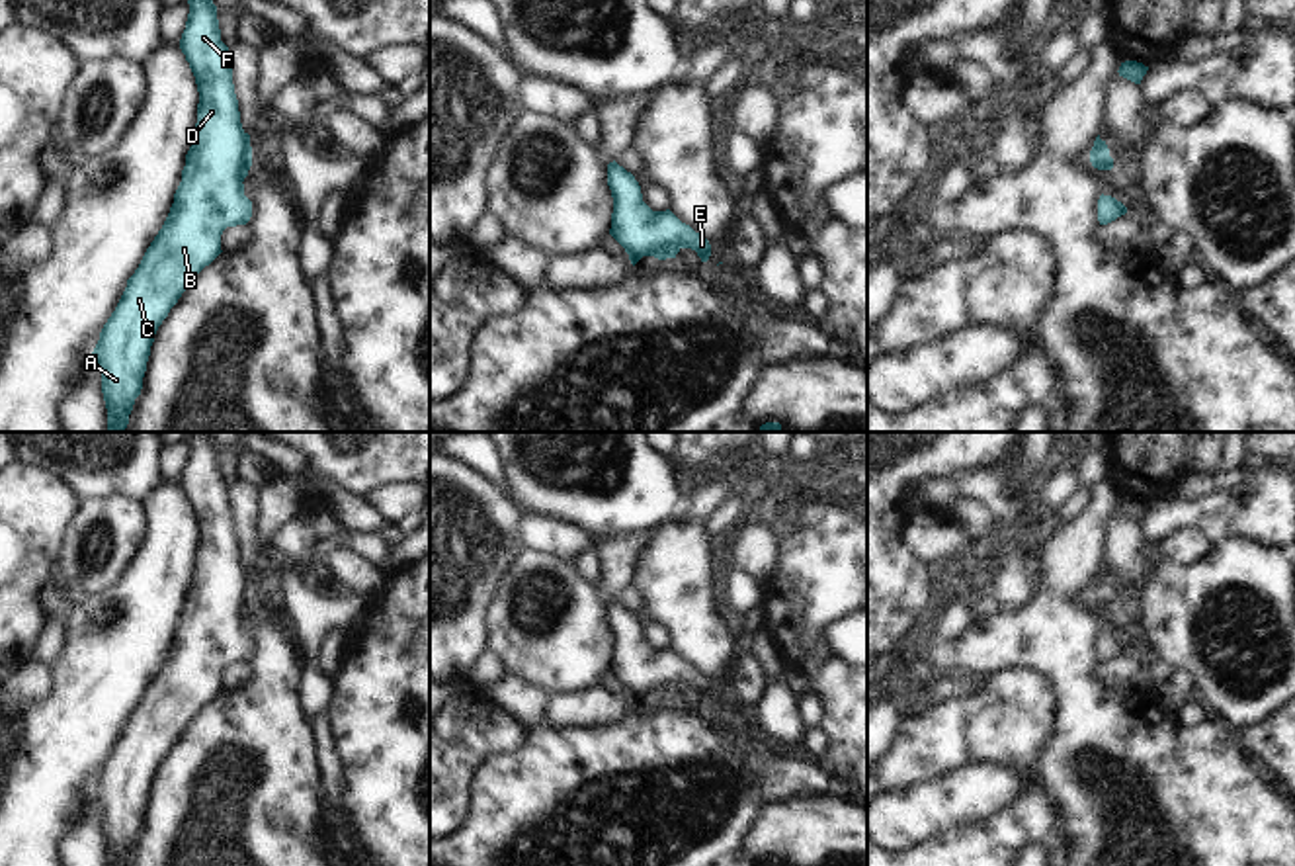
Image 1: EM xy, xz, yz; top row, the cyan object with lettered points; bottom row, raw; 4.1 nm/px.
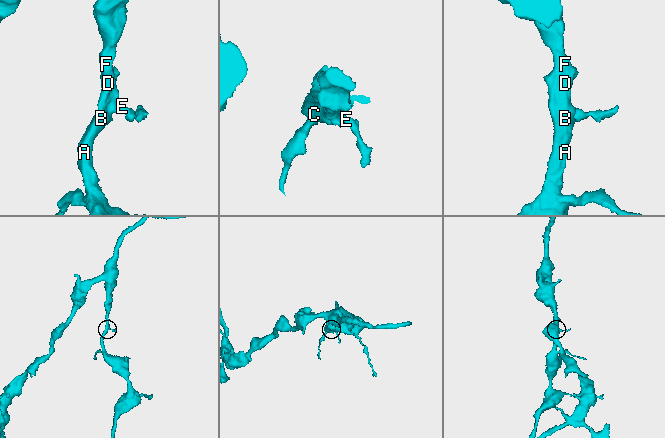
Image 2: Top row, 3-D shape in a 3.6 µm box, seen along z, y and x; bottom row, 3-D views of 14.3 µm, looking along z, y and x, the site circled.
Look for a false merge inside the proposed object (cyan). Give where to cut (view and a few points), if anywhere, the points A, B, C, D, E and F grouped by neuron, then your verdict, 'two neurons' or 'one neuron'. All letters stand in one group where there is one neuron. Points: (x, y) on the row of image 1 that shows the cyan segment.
no cut | A B C D E F | one neuron

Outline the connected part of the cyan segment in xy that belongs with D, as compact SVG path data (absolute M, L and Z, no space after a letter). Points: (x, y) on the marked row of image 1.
M188 0L188 4L189 14L180 49L189 63L199 92L197 123L170 213L146 248L139 268L127 280L127 287L92 352L102 369L107 432L125 432L135 399L143 389L154 334L170 309L189 287L191 280L223 252L223 231L227 227L246 225L252 217L252 201L244 195L242 184L252 166L252 147L250 135L240 123L229 47L221 41L217 6L213 0Z

